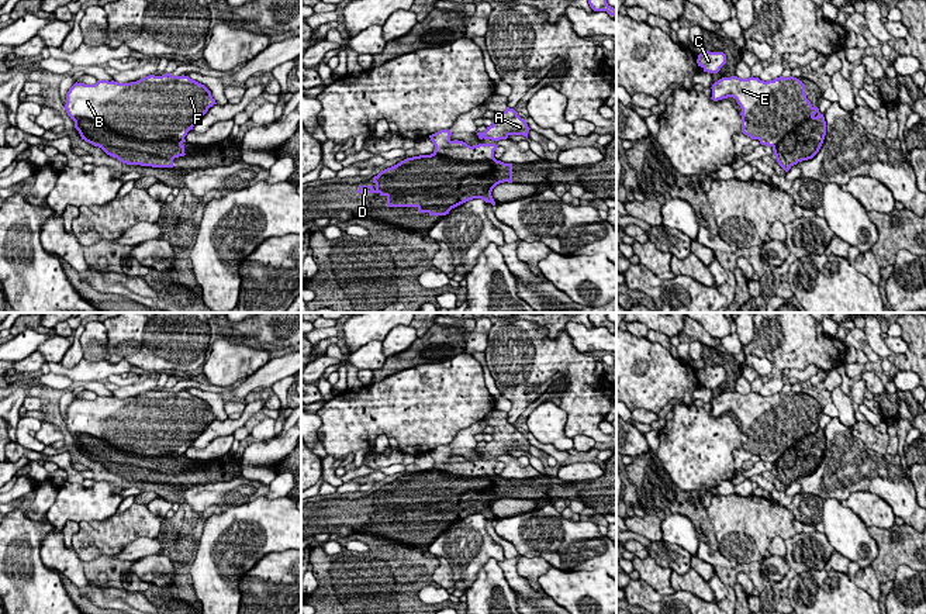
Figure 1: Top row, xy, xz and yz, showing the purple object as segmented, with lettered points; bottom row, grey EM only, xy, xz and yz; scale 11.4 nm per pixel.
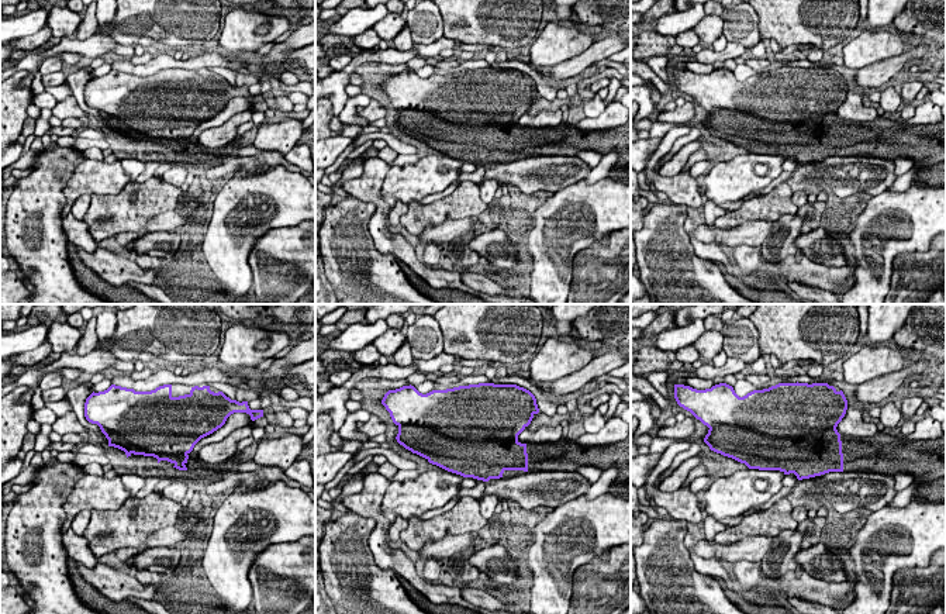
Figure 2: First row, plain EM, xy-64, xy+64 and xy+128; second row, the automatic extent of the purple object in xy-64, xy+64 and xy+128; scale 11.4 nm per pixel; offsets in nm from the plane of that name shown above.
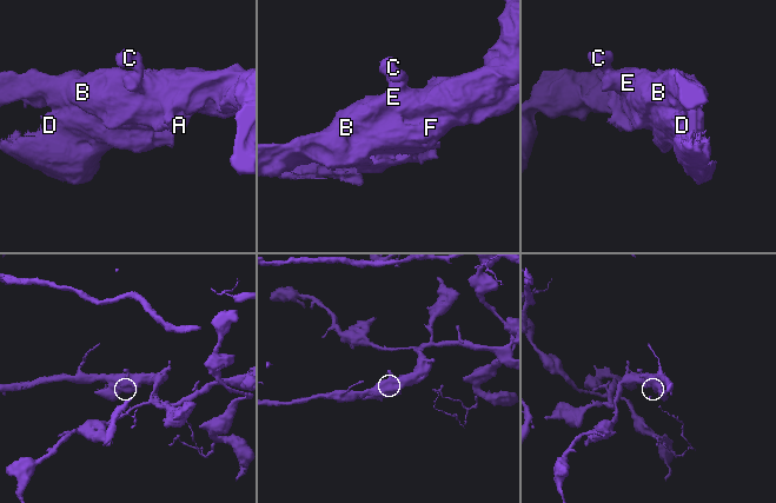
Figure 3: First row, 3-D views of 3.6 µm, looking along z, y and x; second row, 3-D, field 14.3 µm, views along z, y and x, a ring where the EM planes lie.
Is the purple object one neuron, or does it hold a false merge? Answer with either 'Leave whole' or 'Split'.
Split

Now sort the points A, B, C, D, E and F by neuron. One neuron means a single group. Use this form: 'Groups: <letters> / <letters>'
Groups: A B C E F / D

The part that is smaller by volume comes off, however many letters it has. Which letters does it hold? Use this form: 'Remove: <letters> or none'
Remove: D

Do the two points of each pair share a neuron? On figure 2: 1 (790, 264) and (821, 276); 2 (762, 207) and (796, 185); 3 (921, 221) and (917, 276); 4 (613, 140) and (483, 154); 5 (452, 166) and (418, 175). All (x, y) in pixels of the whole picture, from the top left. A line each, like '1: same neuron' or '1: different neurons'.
1: same neuron
2: different neurons
3: different neurons
4: same neuron
5: same neuron

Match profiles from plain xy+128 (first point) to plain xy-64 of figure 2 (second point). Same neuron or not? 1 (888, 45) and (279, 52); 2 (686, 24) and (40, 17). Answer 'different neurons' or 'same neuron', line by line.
1: different neurons
2: same neuron

